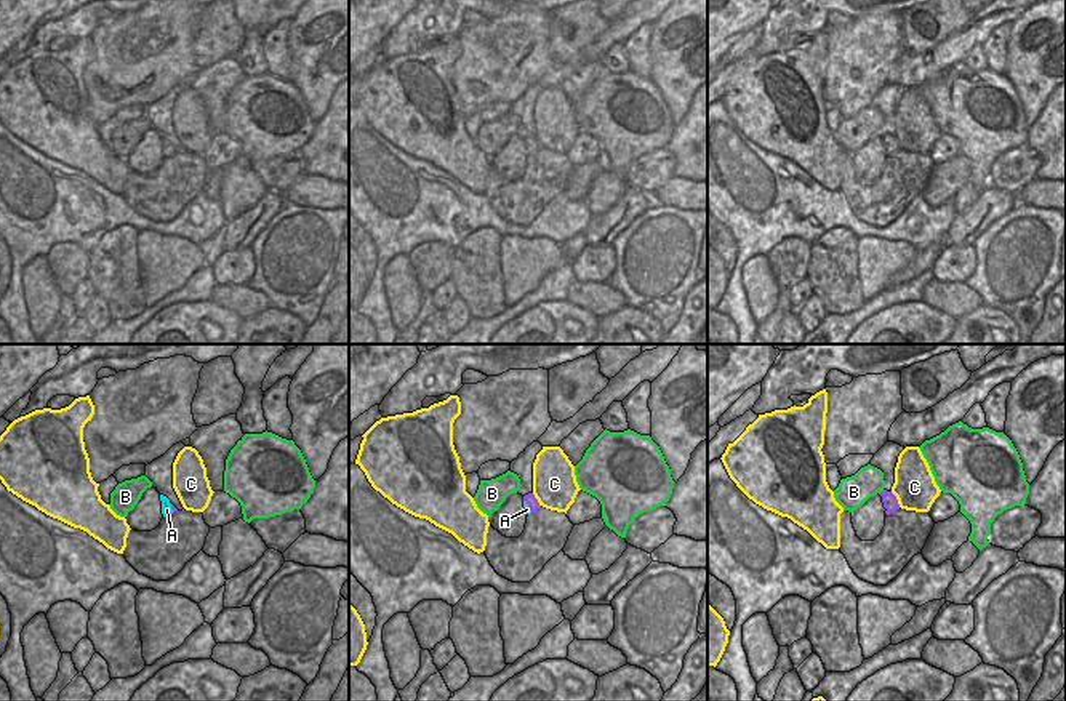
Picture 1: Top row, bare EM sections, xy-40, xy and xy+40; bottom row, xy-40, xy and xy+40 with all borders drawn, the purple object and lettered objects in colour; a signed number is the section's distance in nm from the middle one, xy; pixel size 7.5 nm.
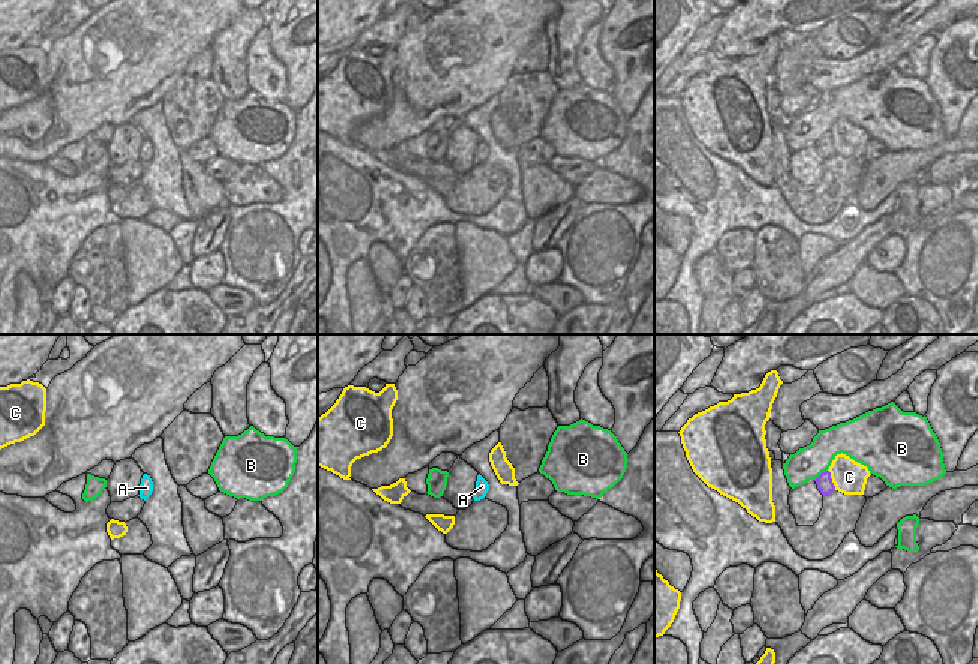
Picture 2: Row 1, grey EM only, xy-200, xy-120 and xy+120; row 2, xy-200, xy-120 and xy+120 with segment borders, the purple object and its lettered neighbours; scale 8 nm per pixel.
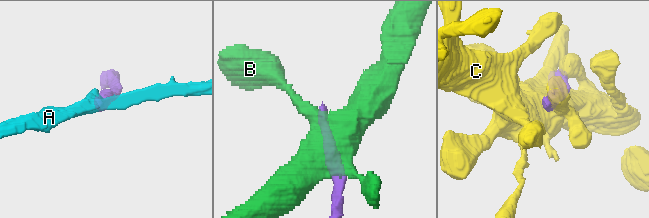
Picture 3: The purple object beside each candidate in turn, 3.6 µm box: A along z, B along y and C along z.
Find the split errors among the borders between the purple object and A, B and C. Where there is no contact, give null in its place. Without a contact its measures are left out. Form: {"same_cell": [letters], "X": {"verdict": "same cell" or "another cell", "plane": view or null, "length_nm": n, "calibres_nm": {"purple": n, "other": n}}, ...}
{"same_cell": ["A"], "A": {"verdict": "same cell", "plane": "xy", "length_nm": 120, "calibres_nm": {"purple": 90, "other": 50}}, "B": {"verdict": "another cell", "plane": "xy+40", "length_nm": 60, "calibres_nm": {"purple": 120, "other": 240}}, "C": {"verdict": "another cell", "plane": "xy+40", "length_nm": 140, "calibres_nm": {"purple": 120, "other": 320}}}

